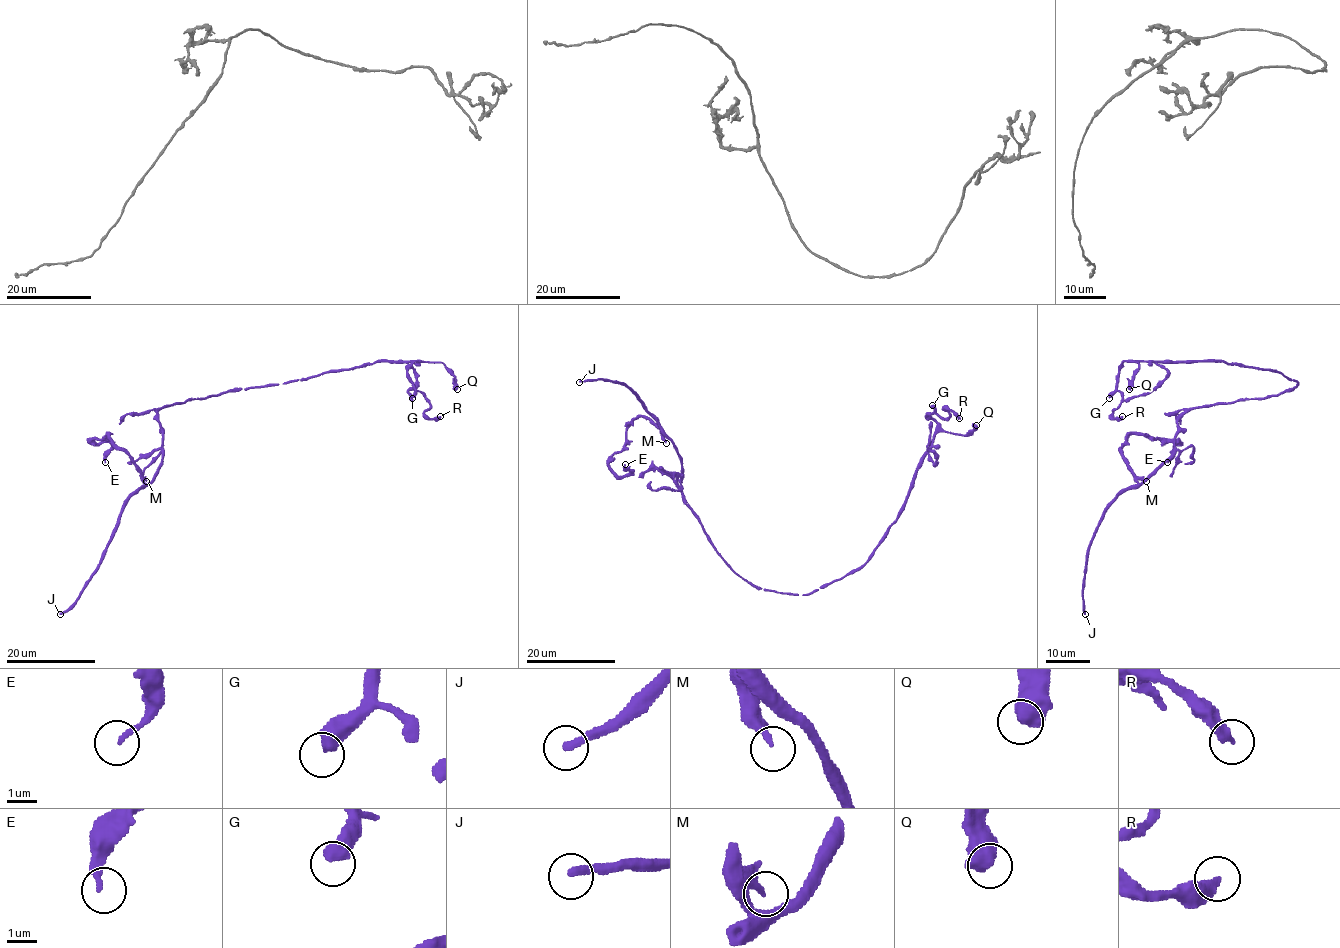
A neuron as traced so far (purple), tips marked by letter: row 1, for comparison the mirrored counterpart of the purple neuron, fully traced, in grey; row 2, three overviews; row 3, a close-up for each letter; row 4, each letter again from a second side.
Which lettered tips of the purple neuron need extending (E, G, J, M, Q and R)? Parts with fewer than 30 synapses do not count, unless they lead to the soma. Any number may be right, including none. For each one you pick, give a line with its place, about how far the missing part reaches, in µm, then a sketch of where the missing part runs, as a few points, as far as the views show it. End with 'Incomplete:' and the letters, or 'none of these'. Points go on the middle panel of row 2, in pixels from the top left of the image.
Incomplete: none of these

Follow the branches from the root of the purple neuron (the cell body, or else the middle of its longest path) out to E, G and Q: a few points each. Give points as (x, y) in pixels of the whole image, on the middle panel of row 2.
E: (743, 579), (687, 503), (676, 446), (646, 417), (628, 424), (608, 466), (622, 476), (630, 473), (625, 464)
G: (743, 579), (761, 589), (807, 595), (856, 571), (905, 500), (937, 424), (927, 415), (934, 411), (932, 405)
Q: (743, 579), (761, 589), (807, 595), (856, 571), (896, 518), (933, 437), (938, 432), (965, 435), (976, 425)

